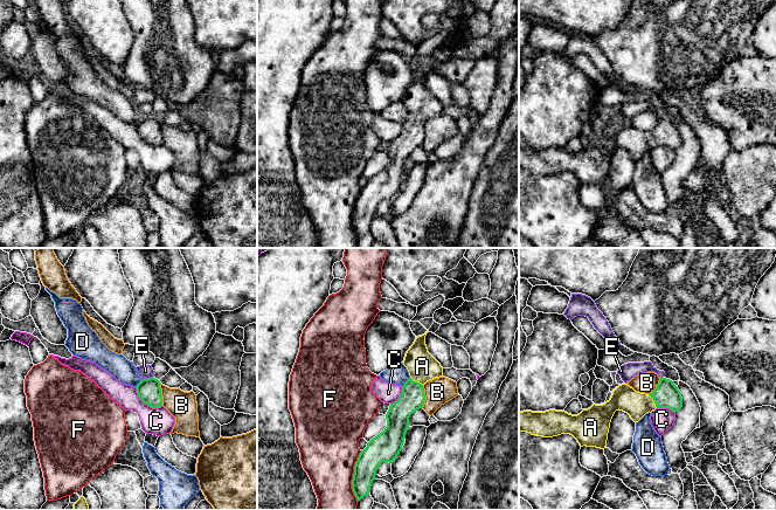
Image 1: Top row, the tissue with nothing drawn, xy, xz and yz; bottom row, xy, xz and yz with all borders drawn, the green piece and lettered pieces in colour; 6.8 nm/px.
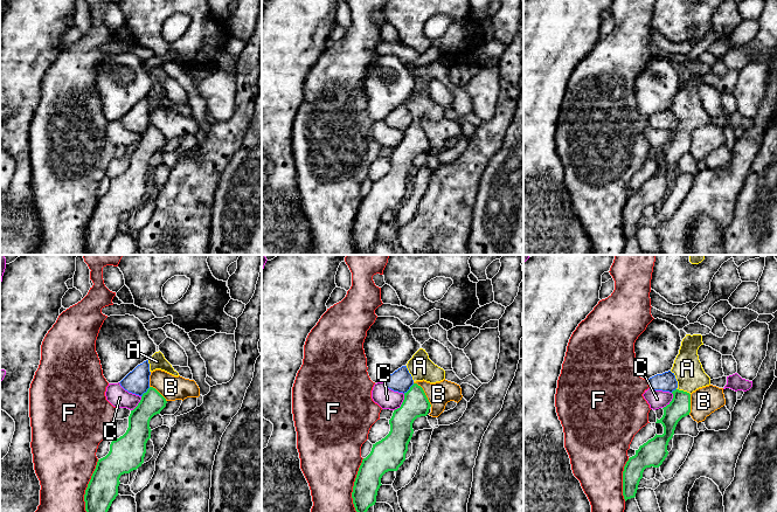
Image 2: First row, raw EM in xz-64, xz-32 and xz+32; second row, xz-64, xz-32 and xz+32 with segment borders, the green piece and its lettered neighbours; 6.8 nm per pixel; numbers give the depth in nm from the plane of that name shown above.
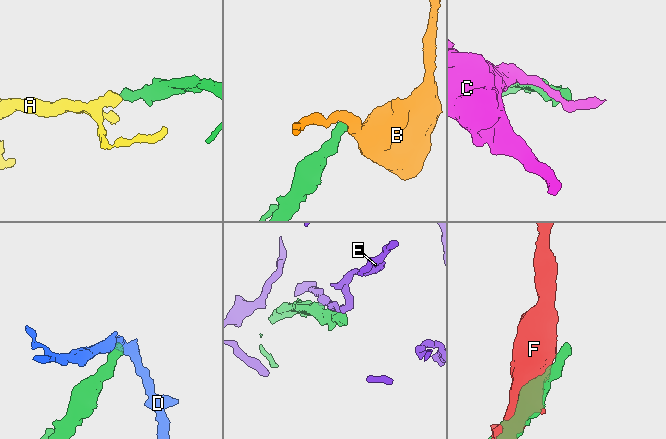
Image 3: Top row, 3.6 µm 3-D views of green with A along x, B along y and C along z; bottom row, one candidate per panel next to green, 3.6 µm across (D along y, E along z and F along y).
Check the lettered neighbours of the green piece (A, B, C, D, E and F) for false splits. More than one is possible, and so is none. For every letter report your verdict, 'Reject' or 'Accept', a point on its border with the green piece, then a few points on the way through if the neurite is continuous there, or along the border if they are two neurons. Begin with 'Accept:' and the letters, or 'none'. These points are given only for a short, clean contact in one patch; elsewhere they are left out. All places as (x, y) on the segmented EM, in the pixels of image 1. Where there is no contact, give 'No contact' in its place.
Accept: A
A: Accept. Touches green at yz (653, 400). Path across: yz (666, 395), (653, 400), (628, 400), (624, 398)
B: Reject. Touches green at xy (160, 394). Boundary: xy (159, 383), (163, 405)
C: Reject. Touches green at xy (145, 402). Boundary: xy (134, 387), (138, 397), (144, 402), (152, 407), (161, 406)
D: Reject. Touches green at xz (406, 381). Boundary: xz (409, 377), (402, 386)
E: Reject. Touches green at xy (146, 379)
F: Reject. Touches green at xz (353, 476)

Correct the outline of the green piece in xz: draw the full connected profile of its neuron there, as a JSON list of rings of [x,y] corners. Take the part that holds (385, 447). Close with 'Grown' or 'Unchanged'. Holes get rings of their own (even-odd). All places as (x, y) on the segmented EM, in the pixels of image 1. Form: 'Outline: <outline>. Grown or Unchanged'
Outline: [[[427,333],[418,336],[406,353],[403,365],[410,378],[402,386],[399,399],[389,406],[387,427],[367,443],[355,462],[352,489],[358,502],[369,495],[379,466],[382,462],[392,463],[402,450],[409,418],[424,405],[423,385],[443,377],[443,367],[428,352]]]. Grown

